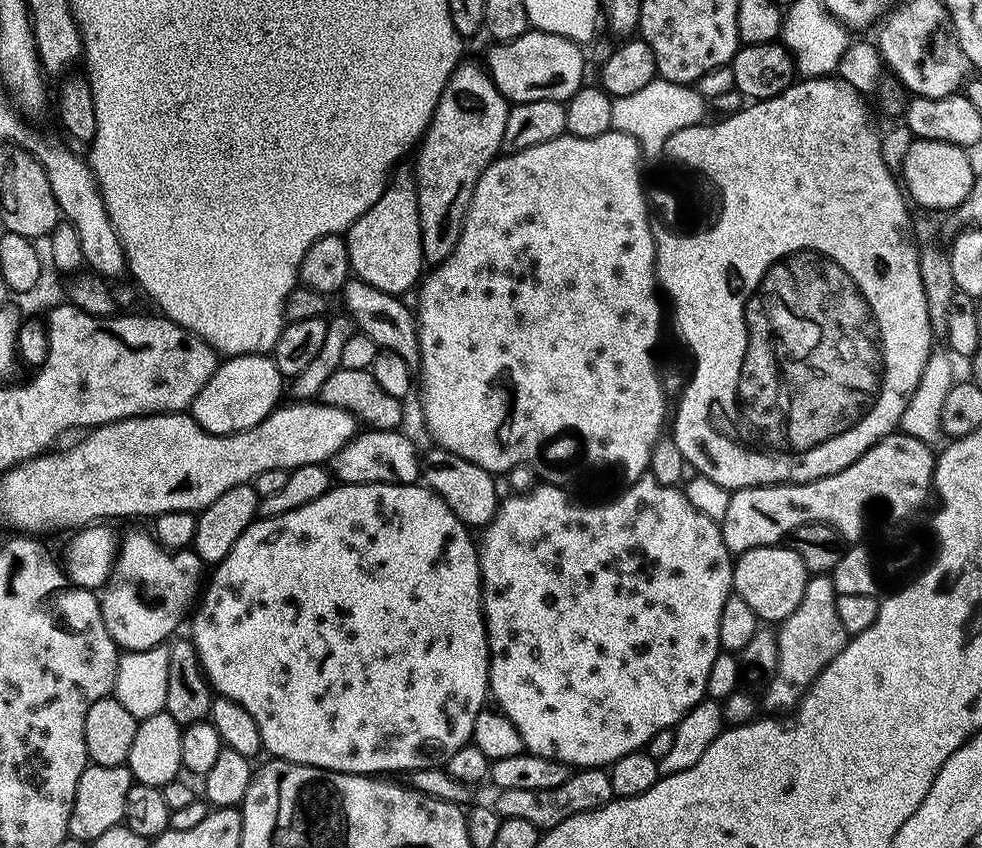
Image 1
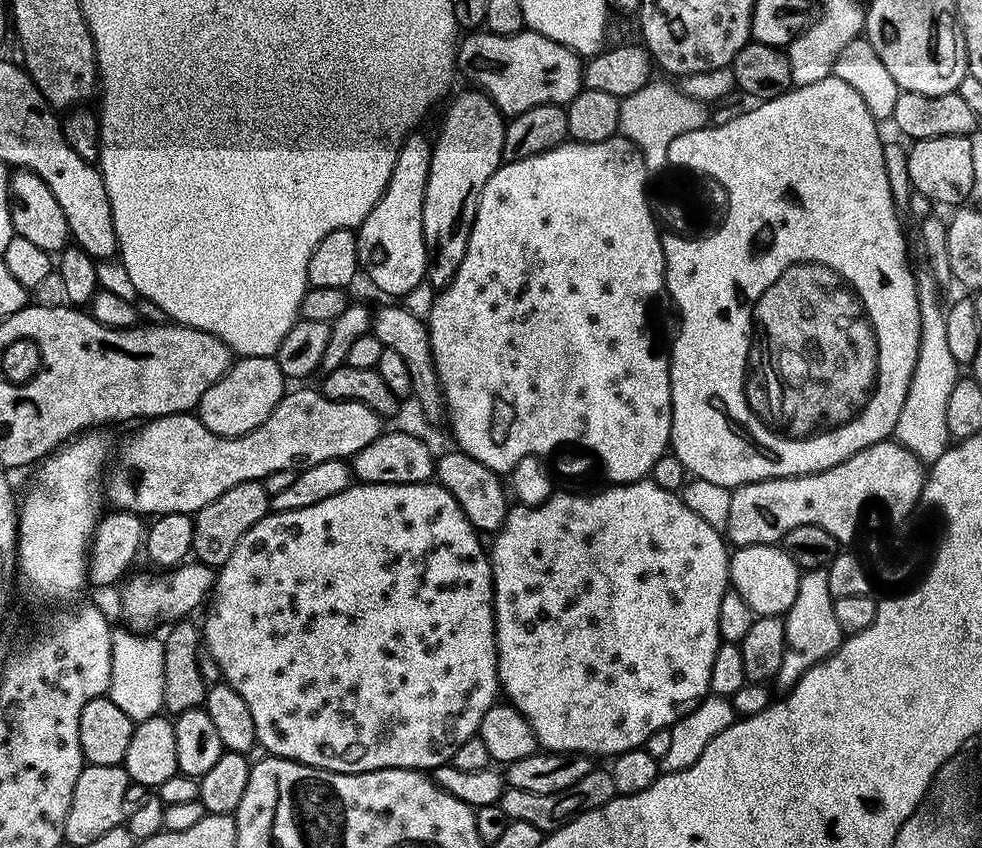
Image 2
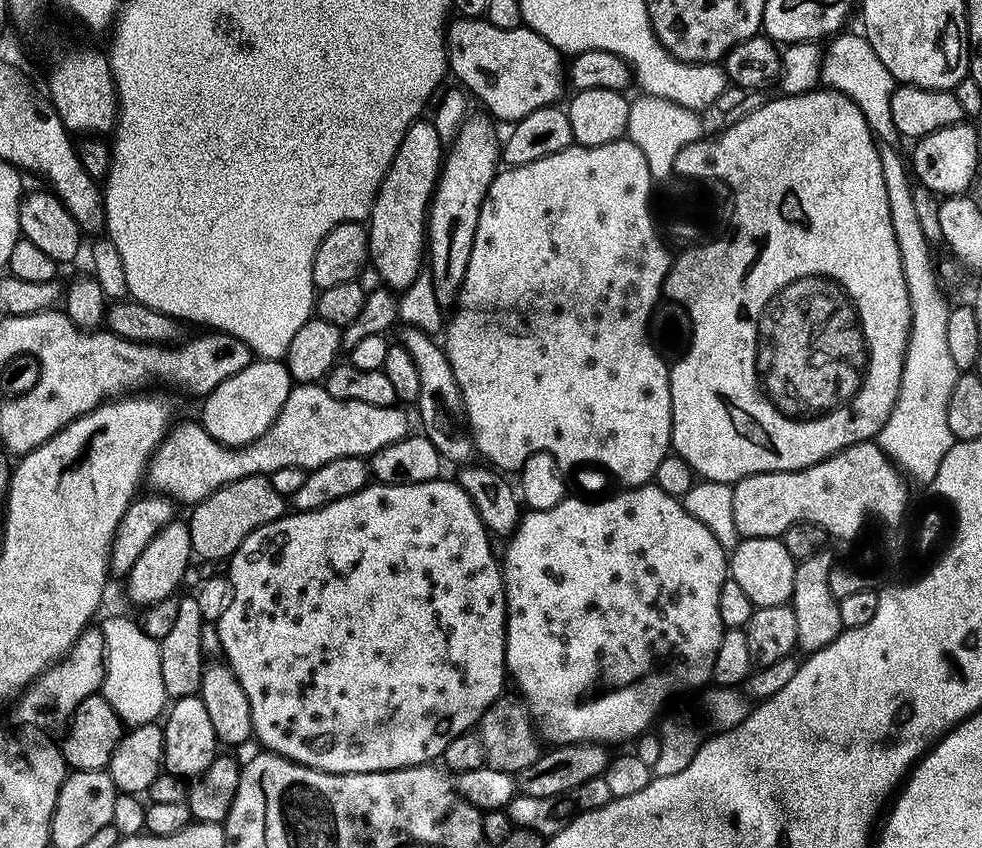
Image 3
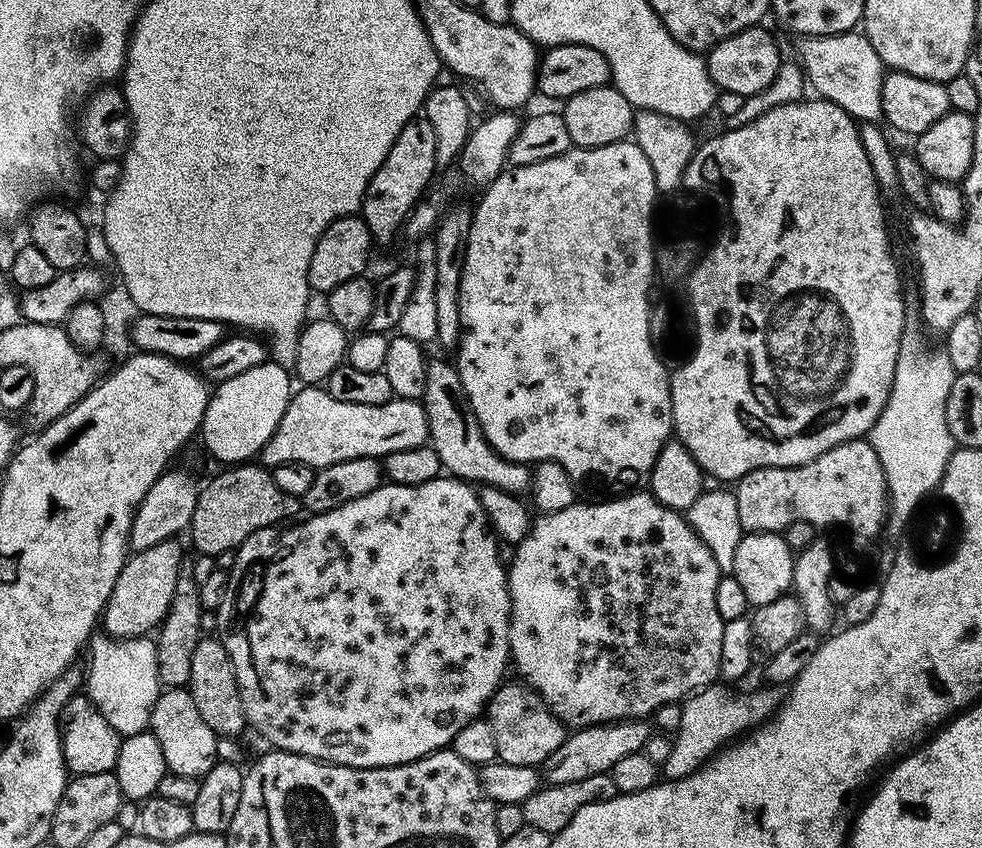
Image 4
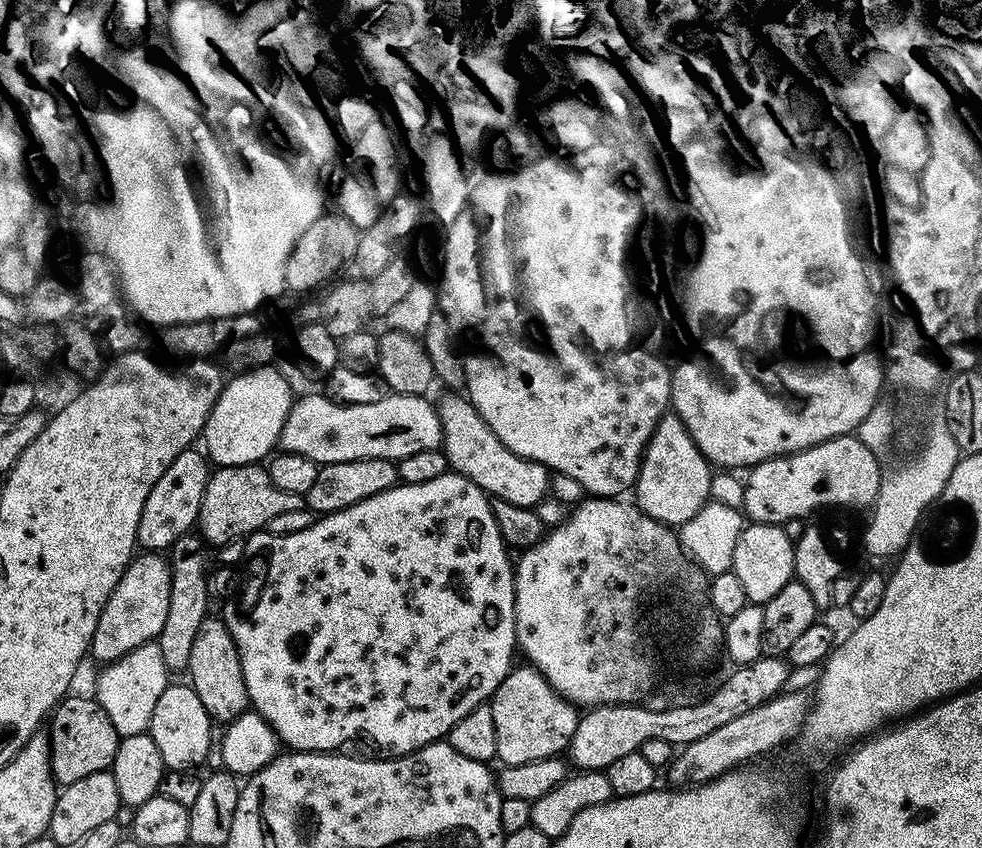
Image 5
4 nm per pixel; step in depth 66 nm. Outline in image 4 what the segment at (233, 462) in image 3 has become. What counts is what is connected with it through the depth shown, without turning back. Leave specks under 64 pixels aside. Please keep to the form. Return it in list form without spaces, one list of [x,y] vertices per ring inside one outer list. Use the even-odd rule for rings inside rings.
[[[304,386],[293,391],[278,430],[274,430],[258,460],[269,469],[286,462],[302,462],[319,470],[350,458],[383,458],[398,450],[421,447],[427,440],[428,419],[419,400],[393,398],[382,406],[358,406],[330,398],[323,387]]]

